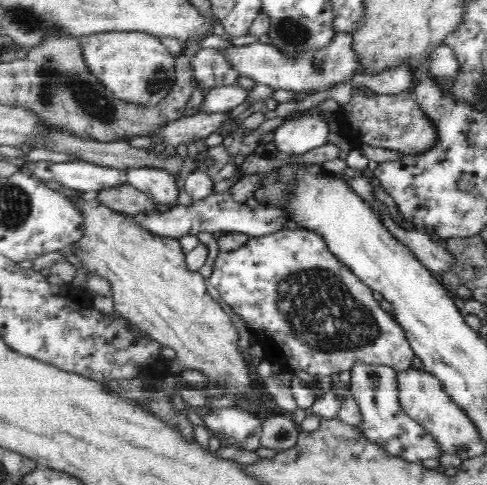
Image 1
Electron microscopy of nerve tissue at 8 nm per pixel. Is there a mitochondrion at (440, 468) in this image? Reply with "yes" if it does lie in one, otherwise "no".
no

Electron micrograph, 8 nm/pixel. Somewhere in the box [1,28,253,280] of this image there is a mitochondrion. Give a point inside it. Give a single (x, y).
(53, 80)

